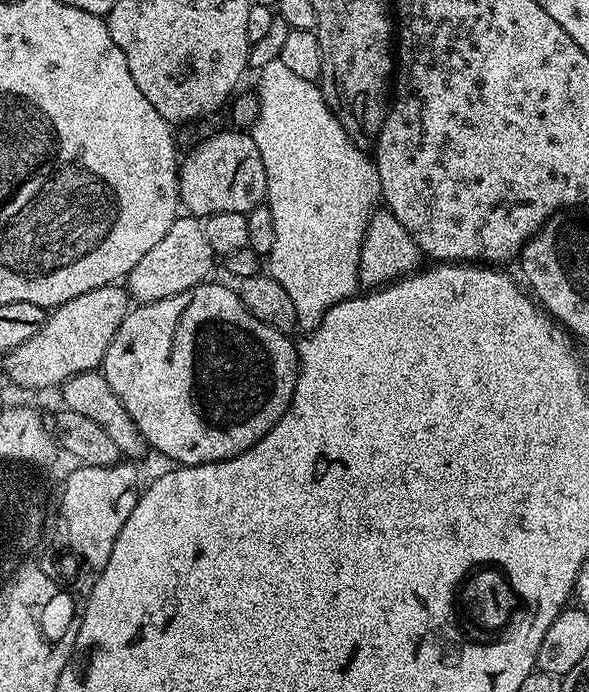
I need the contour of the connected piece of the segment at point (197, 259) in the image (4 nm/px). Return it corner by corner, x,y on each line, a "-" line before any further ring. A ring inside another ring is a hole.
177,215
174,226
166,230
162,242
157,242
138,261
138,266
128,272
126,291
133,301
140,304
158,302
162,298
182,294
182,290
190,290
211,277
208,275
212,272
212,260
214,261
214,254
210,250
210,242
206,242
203,223
193,215

